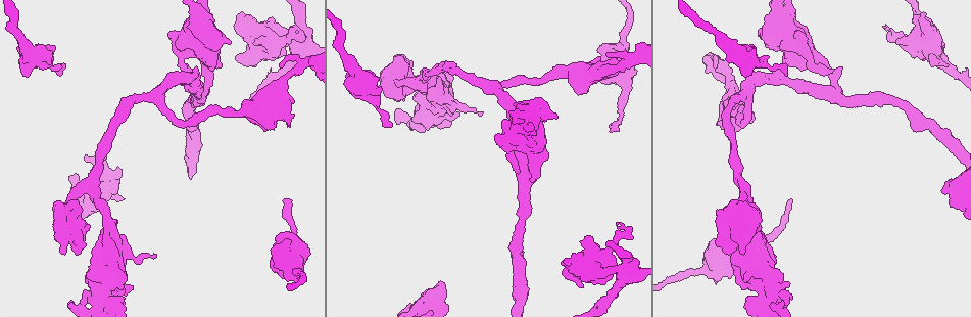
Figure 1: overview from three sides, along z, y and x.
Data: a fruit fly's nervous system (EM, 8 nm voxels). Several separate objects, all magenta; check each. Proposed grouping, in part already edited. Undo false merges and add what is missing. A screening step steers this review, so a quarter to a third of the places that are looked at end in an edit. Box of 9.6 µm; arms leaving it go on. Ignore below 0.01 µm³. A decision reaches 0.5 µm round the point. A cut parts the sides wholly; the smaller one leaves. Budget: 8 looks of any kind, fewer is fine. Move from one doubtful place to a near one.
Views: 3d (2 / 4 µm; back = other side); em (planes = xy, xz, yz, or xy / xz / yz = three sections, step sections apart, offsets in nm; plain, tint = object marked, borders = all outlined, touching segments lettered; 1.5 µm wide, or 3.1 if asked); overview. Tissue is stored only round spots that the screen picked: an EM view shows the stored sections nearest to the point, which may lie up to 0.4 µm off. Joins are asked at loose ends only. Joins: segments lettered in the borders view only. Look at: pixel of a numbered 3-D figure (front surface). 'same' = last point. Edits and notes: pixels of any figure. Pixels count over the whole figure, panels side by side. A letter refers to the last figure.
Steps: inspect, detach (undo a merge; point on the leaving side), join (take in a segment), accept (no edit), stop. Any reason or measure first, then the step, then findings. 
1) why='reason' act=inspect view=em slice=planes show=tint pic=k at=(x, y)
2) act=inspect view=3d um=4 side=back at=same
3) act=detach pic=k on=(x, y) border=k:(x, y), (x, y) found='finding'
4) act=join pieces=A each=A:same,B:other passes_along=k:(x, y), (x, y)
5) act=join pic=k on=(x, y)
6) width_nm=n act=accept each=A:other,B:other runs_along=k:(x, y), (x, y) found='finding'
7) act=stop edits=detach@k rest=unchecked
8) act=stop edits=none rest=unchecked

why='sudden change in width' act=inspect view=3d um=4 side=back pic=1 at=(297, 270)

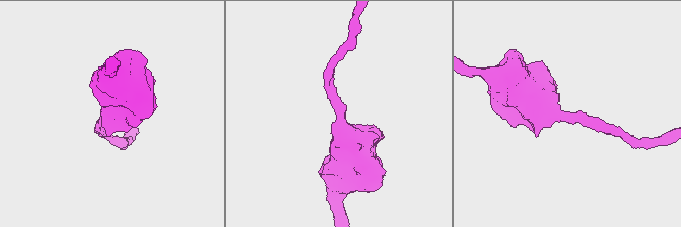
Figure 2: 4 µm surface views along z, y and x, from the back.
act=inspect view=em slice=planes show=borders pic=2 at=(561, 119)

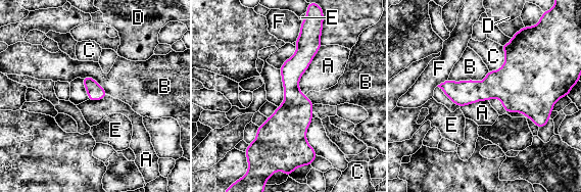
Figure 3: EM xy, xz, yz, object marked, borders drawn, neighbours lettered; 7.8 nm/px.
act=accept each=A:other,B:other,C:other,D:other,E:other,F:other runs_along=3:(304, 36), (291, 70), (284, 156) found='one neuron here'

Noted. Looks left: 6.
act=inspect view=em slice=xz step=8 show=tint pic=1 at=(790, 199)

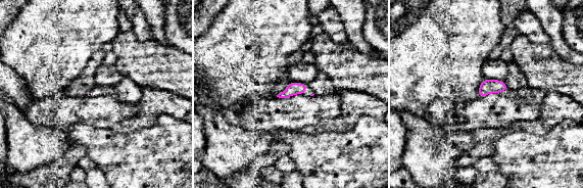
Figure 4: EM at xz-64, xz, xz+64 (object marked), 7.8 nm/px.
why='cut it another way' act=inspect view=em slice=planes show=borders at=same

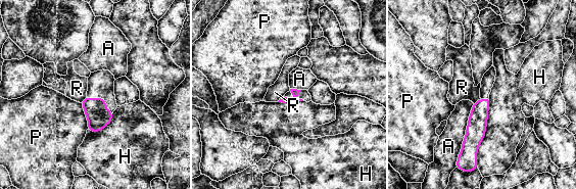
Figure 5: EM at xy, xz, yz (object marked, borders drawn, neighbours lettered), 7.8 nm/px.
act=accept each=A:other,H:other,P:other,R:other border=5:(489, 95), (477, 167) found='none of them fits'

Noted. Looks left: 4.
why='branch stops here' act=inspect view=3d um=4 pic=1 at=(251, 119)

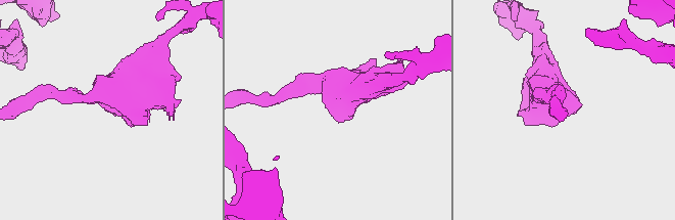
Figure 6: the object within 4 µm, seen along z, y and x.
why='now the EM' act=inspect view=em um=3.1 slice=planes show=tint pic=6 at=(107, 105)

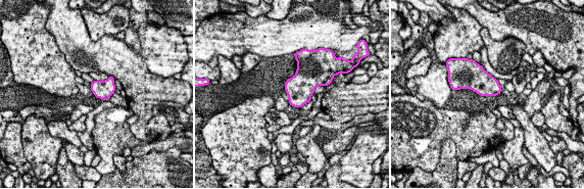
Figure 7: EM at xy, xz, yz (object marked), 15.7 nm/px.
why='see the neighbours' act=inspect view=em um=3.1 slice=planes show=borders at=same

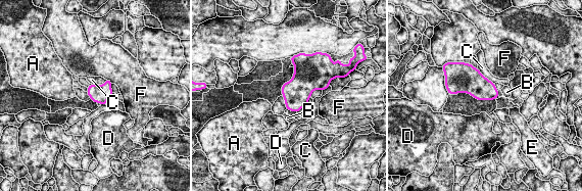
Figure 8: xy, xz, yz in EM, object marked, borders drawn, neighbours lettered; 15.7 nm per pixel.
longest_contact=C:360nm act=accept each=A:other,B:other,C:other,D:other,E:other,F:other found='none of them fits'

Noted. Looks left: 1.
act=stop edits=none rest=unchecked

